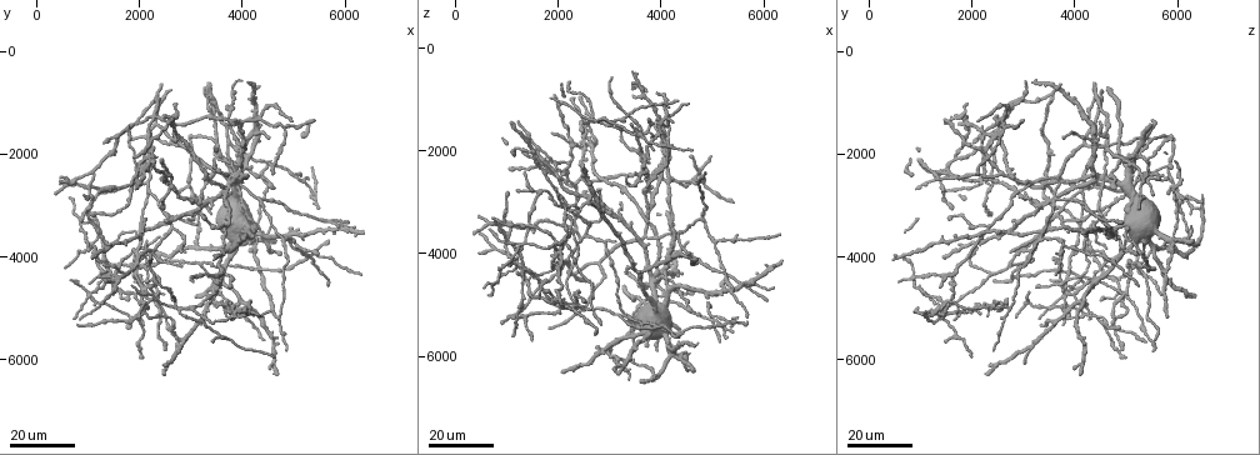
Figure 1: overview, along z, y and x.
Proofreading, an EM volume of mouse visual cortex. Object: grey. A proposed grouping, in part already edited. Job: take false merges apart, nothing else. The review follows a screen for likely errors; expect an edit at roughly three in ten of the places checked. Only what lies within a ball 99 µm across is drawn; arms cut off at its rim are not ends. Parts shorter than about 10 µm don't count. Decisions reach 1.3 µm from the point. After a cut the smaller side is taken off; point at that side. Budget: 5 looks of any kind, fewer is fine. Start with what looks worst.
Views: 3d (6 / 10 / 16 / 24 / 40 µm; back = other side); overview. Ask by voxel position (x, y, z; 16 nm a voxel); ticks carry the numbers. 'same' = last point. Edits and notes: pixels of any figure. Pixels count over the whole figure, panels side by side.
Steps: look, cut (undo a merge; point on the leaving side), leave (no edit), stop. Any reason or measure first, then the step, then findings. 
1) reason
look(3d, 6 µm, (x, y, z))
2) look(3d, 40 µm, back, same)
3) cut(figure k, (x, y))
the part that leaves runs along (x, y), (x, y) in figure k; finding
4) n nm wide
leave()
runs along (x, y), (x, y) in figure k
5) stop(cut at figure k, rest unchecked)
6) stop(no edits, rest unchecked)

small branch off a trunk
look(3d, 16 µm, (5400, 2850, 5300))

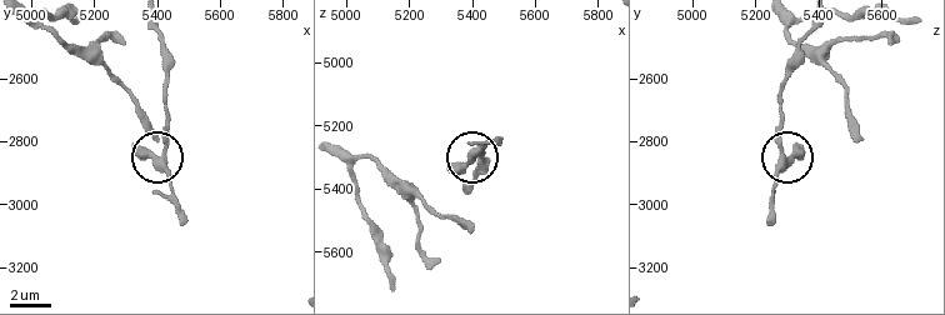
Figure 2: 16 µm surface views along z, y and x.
closer look
look(3d, 6 µm, (5420, 2820, 5280))

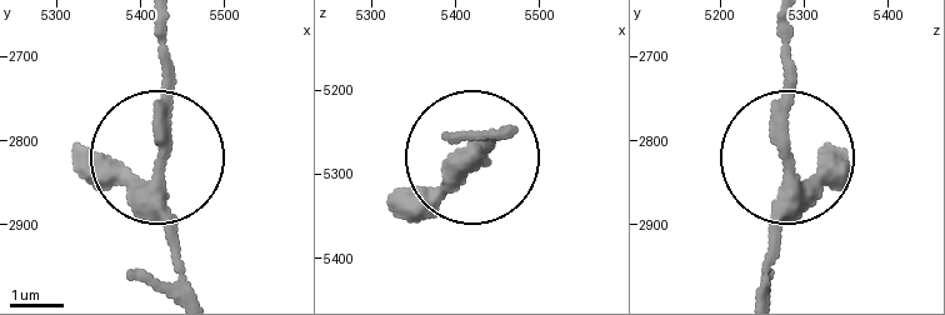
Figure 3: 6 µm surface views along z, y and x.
leave()
one neuron here

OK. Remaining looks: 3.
thin arm on a thick one
look(3d, 16 µm, (1950, 2300, 2250))

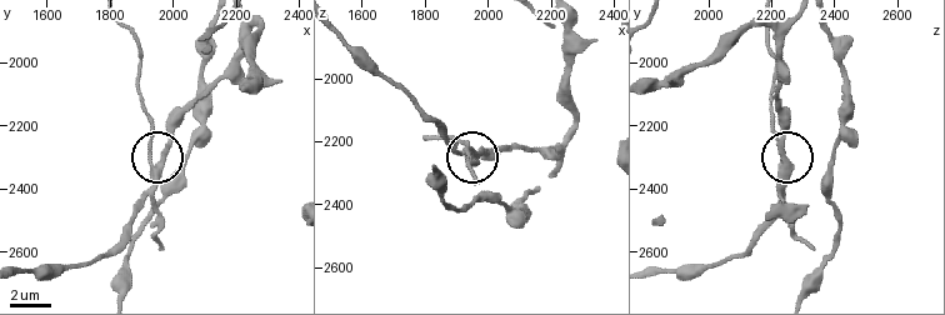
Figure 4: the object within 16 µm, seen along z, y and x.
look(3d, 10 µm, (1950, 2350, 2230))

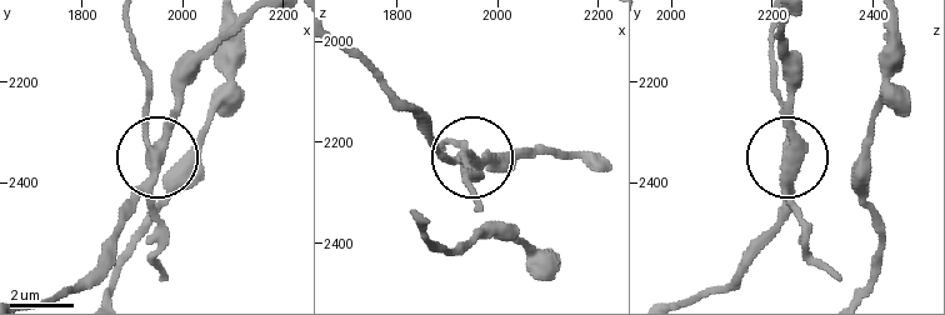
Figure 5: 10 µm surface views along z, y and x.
320 nm wide
cut(figure 5, (799, 215))
a second neuron is stuck on

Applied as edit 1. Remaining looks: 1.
stop(cut at figure 5, rest unchecked)

